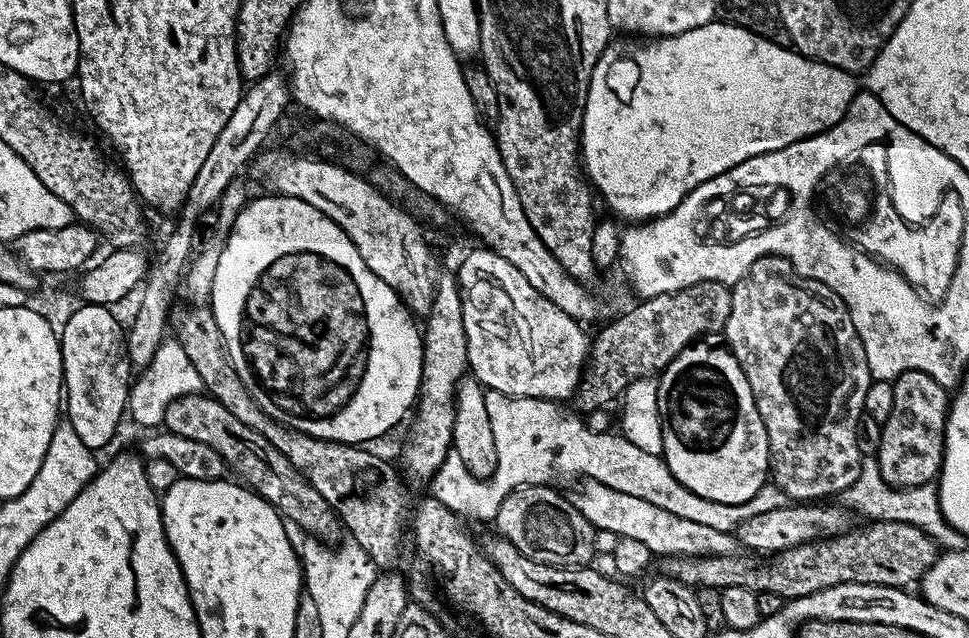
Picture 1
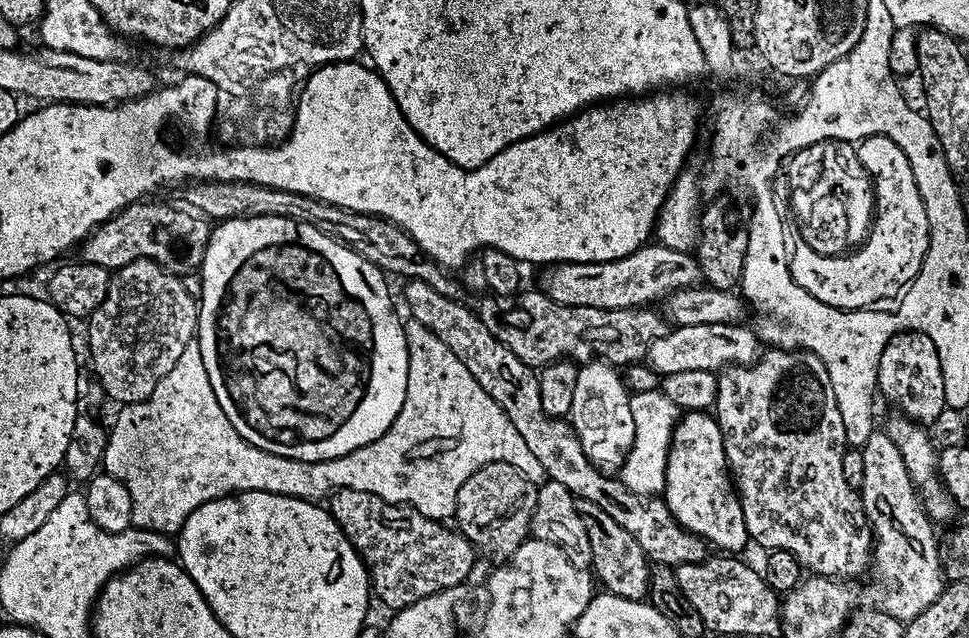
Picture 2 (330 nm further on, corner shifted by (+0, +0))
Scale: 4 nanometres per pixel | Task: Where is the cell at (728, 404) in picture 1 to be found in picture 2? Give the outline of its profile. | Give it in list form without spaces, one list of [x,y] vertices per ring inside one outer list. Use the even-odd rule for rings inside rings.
[[[690,412],[683,417],[672,438],[672,453],[666,456],[666,483],[662,499],[676,521],[711,545],[724,544],[723,551],[740,554],[750,537],[744,521],[744,506],[730,475],[726,432],[715,415]]]

